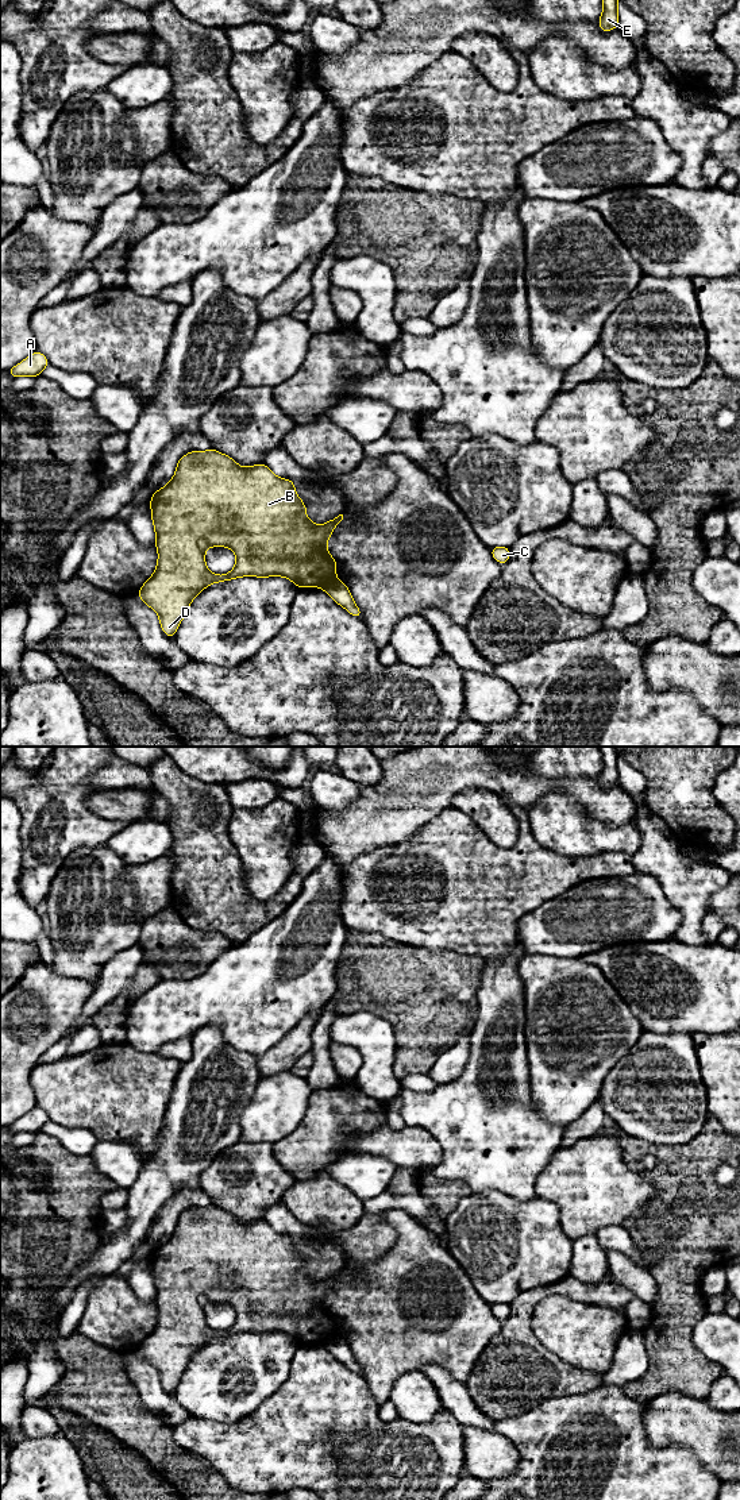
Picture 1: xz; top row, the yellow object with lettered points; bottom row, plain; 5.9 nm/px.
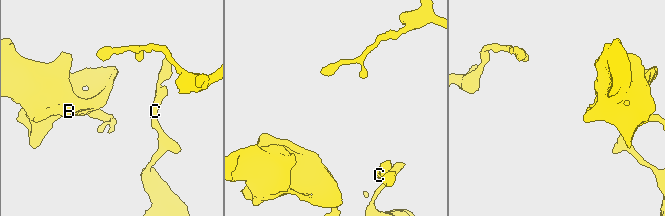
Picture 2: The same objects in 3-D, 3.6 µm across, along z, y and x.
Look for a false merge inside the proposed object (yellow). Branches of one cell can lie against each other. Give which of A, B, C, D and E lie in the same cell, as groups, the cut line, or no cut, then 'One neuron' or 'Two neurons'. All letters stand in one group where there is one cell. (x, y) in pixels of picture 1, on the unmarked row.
Groups: A C E / B D. Split along xz (335, 1335), (322, 1344). Two neurons

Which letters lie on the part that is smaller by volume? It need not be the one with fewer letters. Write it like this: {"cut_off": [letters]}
{"cut_off": ["B", "D"]}

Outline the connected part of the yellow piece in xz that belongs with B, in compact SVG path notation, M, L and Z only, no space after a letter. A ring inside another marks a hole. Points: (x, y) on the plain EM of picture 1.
M213 1204L188 1208L180 1214L170 1238L154 1248L150 1264L158 1318L154 1330L139 1345L138 1353L155 1366L161 1385L171 1395L176 1392L190 1358L211 1339L240 1333L284 1333L298 1345L323 1345L336 1337L338 1318L329 1311L327 1300L332 1287L343 1276L343 1270L323 1281L313 1280L305 1270L307 1261L296 1249L294 1238L274 1231L265 1219L242 1223L231 1212ZM211 1303L228 1303L235 1308L236 1320L228 1330L217 1331L207 1324L205 1306Z

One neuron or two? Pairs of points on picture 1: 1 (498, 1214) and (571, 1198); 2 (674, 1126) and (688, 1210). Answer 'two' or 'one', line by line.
1: two
2: two

